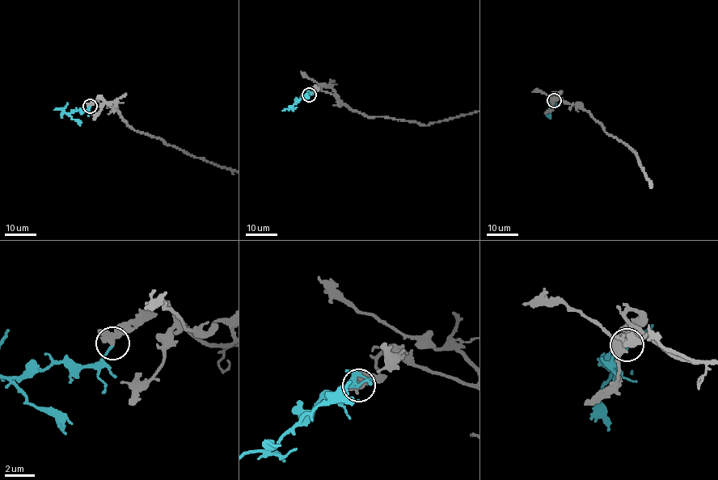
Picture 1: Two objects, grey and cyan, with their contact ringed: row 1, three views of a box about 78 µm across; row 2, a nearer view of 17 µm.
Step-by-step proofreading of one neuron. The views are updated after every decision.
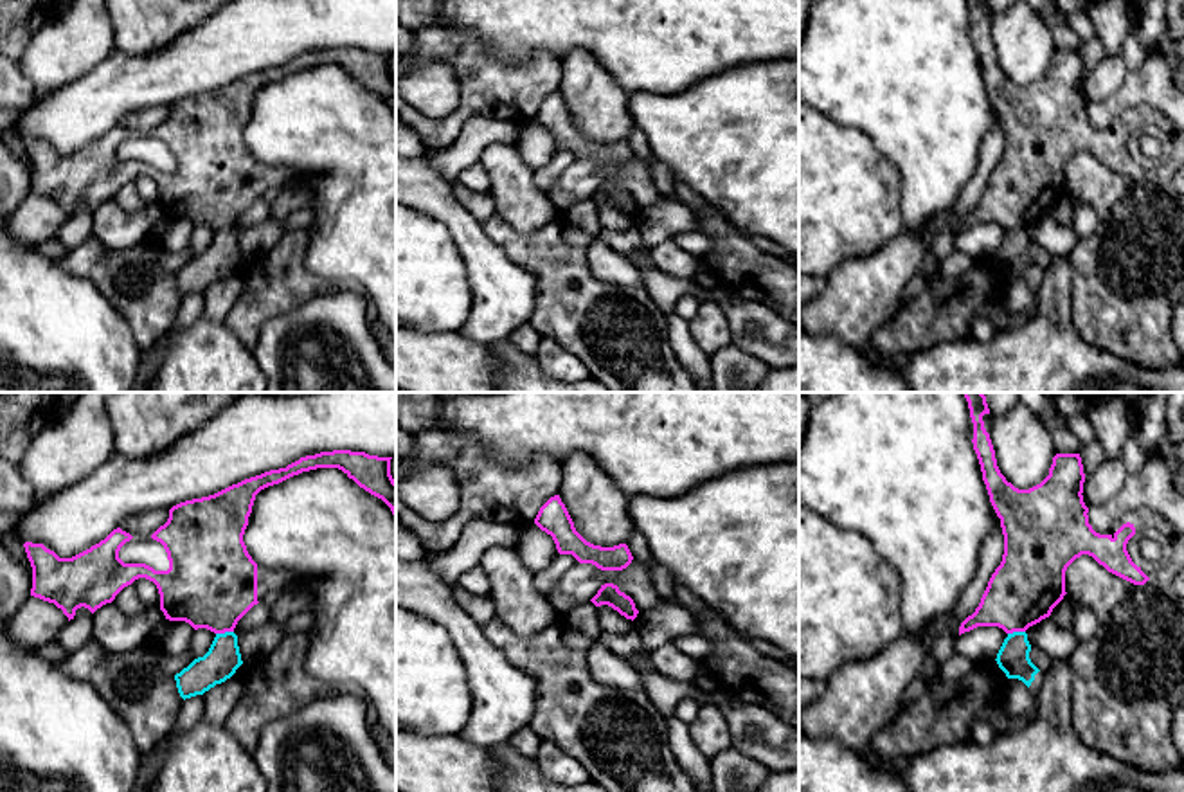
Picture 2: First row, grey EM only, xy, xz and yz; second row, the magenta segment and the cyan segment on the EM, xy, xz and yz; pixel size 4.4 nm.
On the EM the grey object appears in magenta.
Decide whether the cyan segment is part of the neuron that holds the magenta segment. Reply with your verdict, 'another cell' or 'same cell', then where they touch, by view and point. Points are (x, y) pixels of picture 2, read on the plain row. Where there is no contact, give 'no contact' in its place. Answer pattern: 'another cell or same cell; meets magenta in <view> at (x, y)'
another cell; meets magenta in xy at (224, 229)

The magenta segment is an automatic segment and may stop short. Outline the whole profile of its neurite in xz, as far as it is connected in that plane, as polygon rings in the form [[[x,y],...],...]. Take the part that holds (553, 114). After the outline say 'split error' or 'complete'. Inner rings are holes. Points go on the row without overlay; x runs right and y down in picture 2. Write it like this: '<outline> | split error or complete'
[[[560,92],[551,94],[540,104],[534,121],[552,133],[560,151],[572,151],[579,160],[592,160],[601,167],[623,167],[633,157],[626,140],[601,144],[587,139],[576,128]]] | complete

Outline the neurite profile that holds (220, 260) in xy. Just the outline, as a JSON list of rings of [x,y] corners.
[[[216,230],[209,248],[175,272],[178,290],[184,297],[203,292],[230,275],[241,261],[238,232]]]

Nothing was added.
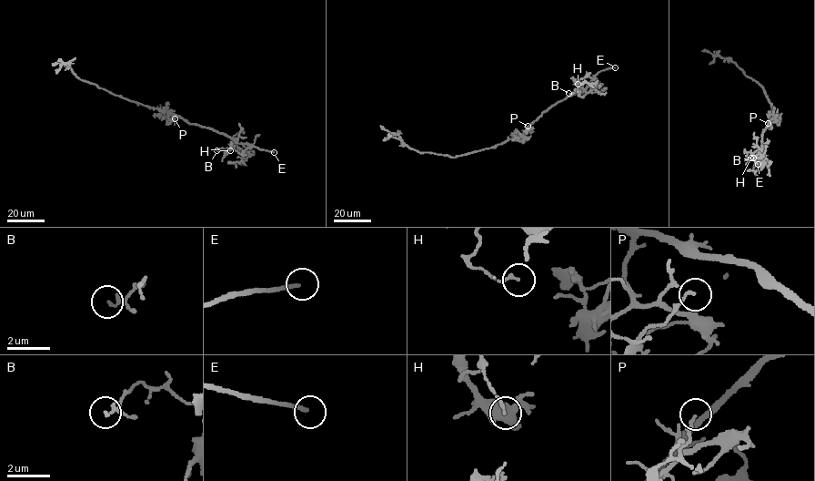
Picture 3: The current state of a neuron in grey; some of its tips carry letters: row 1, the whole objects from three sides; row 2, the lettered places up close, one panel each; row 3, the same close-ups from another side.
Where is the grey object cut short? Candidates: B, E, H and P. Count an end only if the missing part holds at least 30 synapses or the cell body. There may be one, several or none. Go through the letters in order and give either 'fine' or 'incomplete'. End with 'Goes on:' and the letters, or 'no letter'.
B: fine
E: incomplete
H: fine
P: fine
Goes on: E

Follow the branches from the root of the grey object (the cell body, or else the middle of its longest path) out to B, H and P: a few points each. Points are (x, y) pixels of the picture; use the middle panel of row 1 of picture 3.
B: (503, 143), (522, 133), (558, 102), (578, 93), (586, 93), (581, 97), (578, 91), (568, 93)
H: (503, 143), (522, 133), (552, 106), (579, 91), (573, 80), (578, 84)
P: (503, 143), (525, 133), (528, 126)

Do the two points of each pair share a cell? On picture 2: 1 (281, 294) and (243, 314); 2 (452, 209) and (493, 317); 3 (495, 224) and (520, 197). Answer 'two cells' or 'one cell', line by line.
1: one cell
2: one cell
3: two cells

